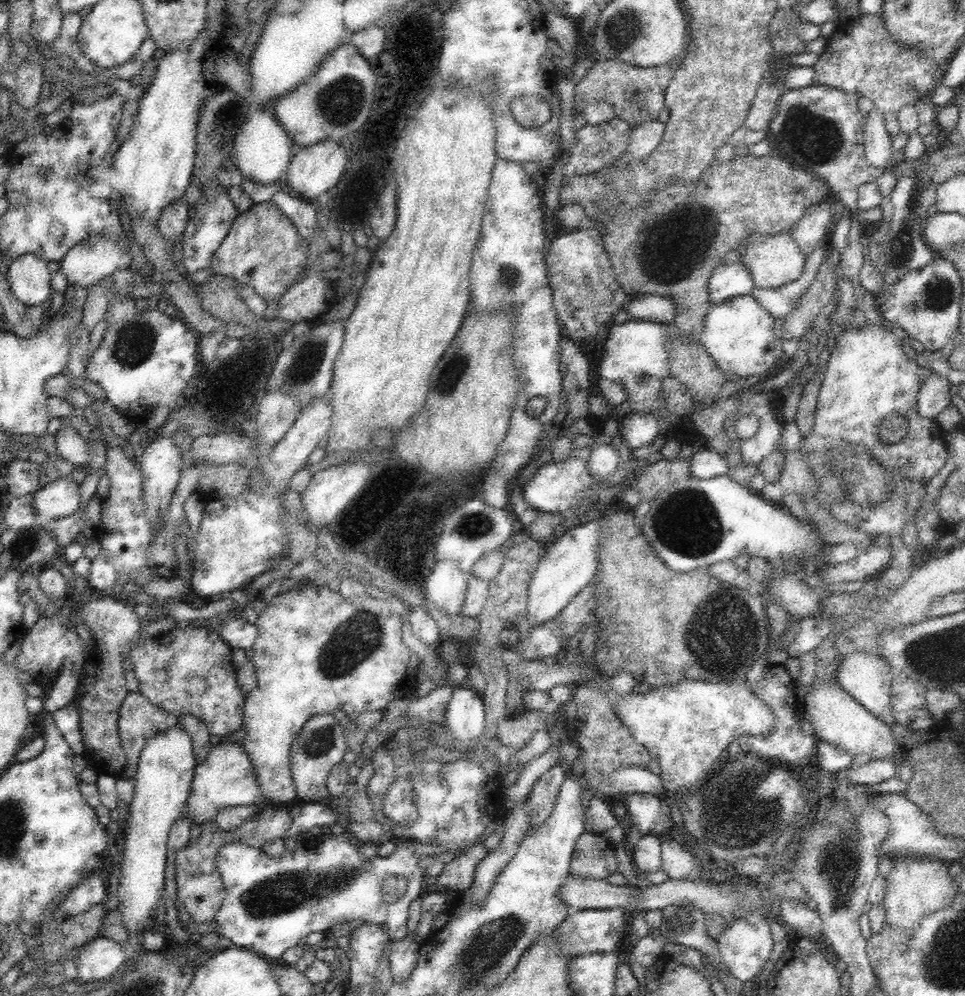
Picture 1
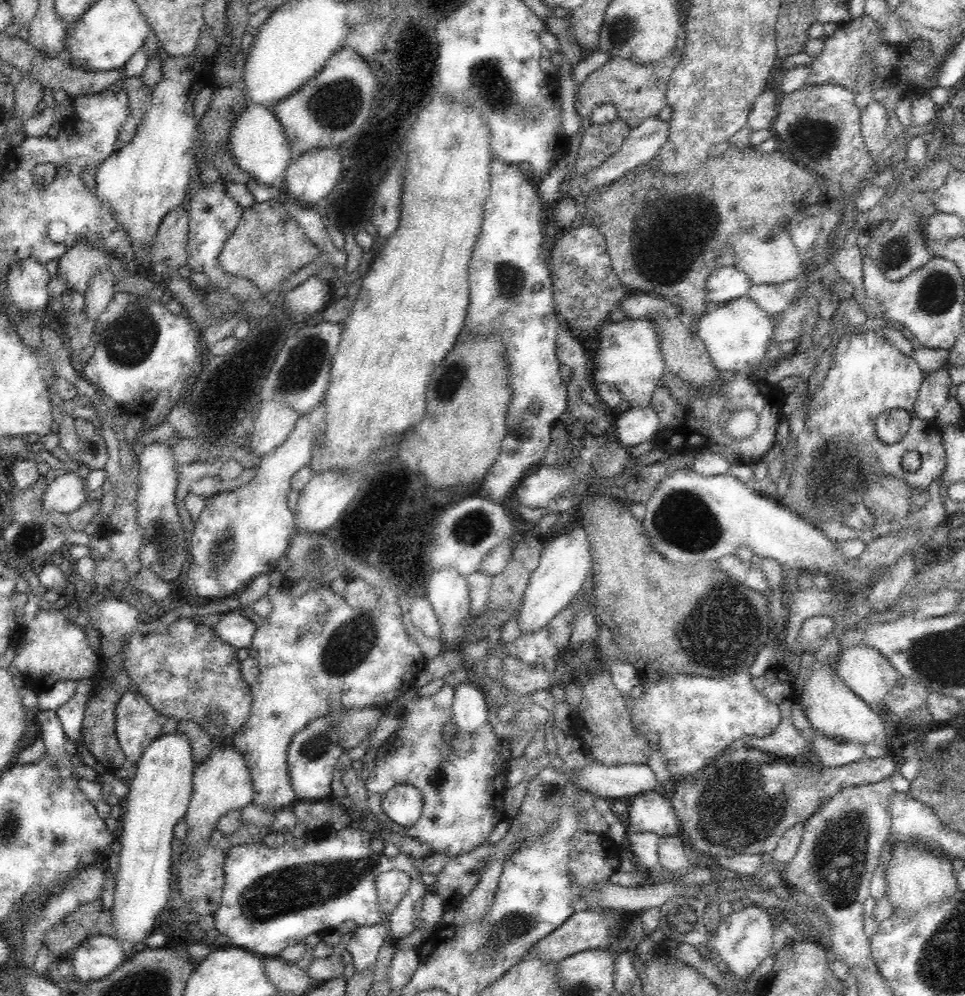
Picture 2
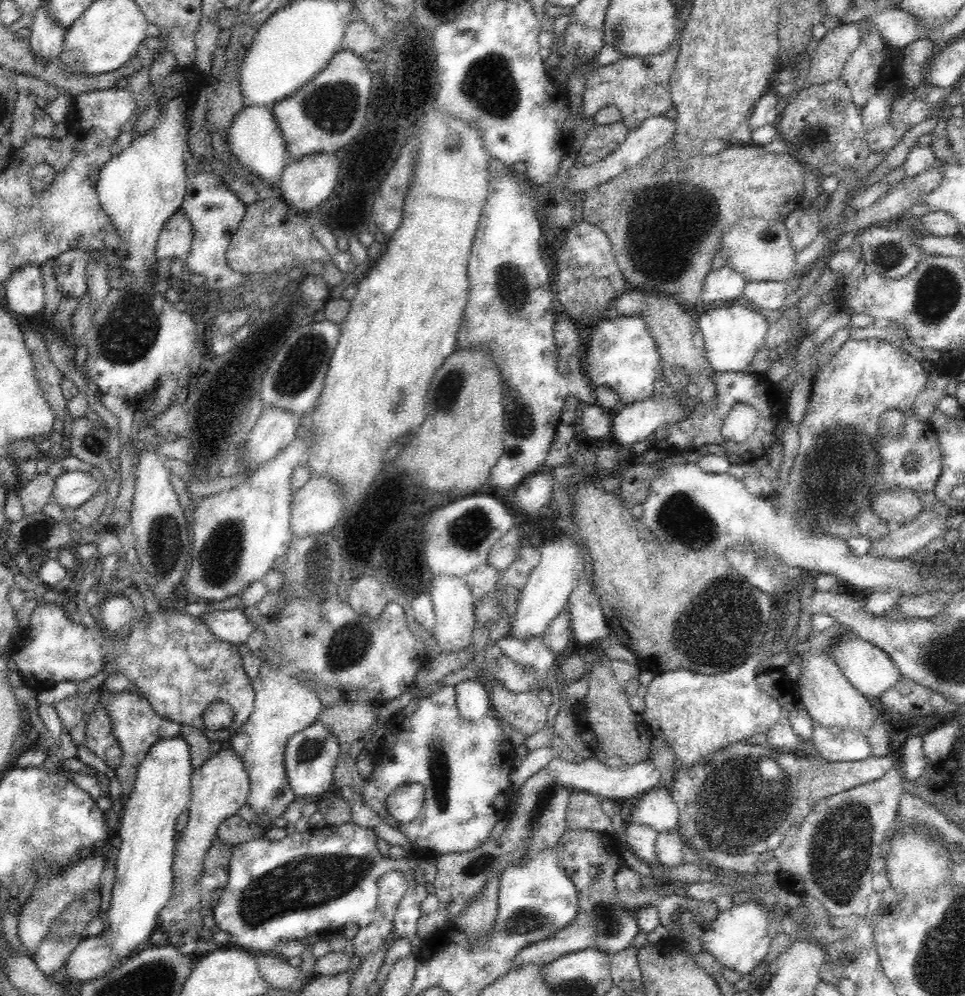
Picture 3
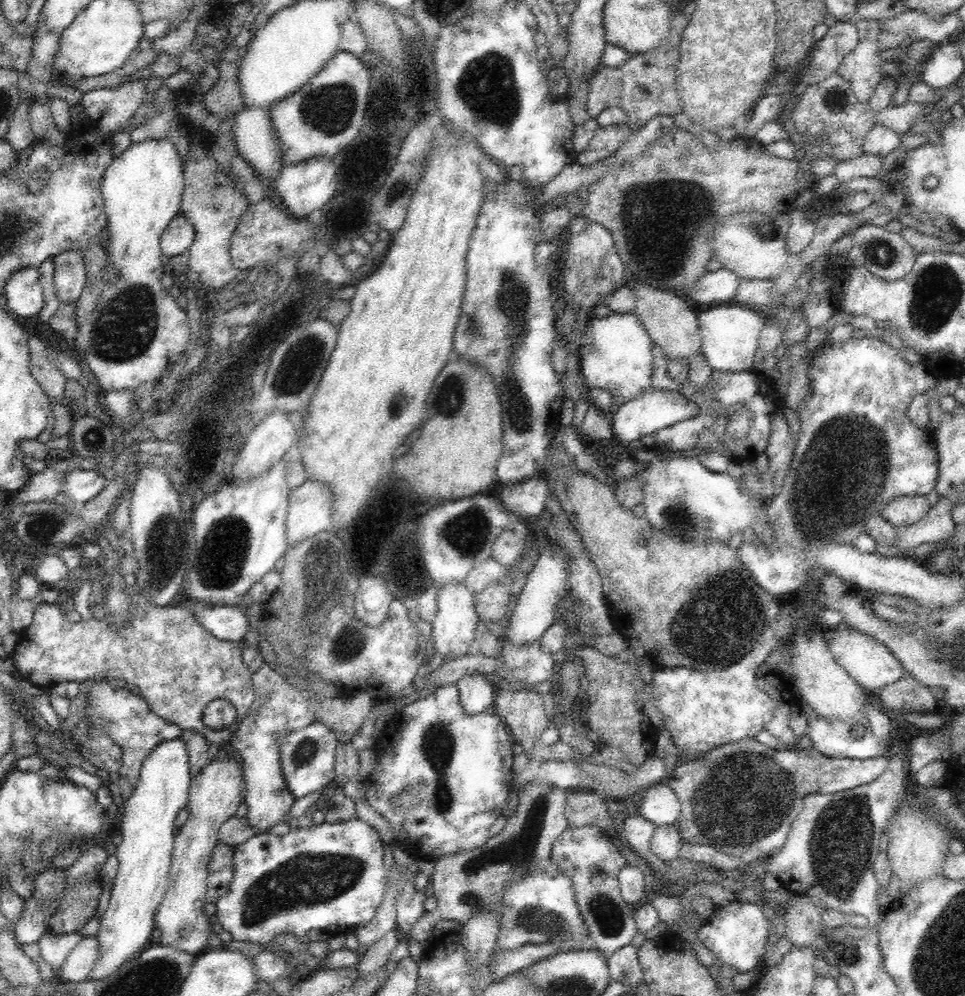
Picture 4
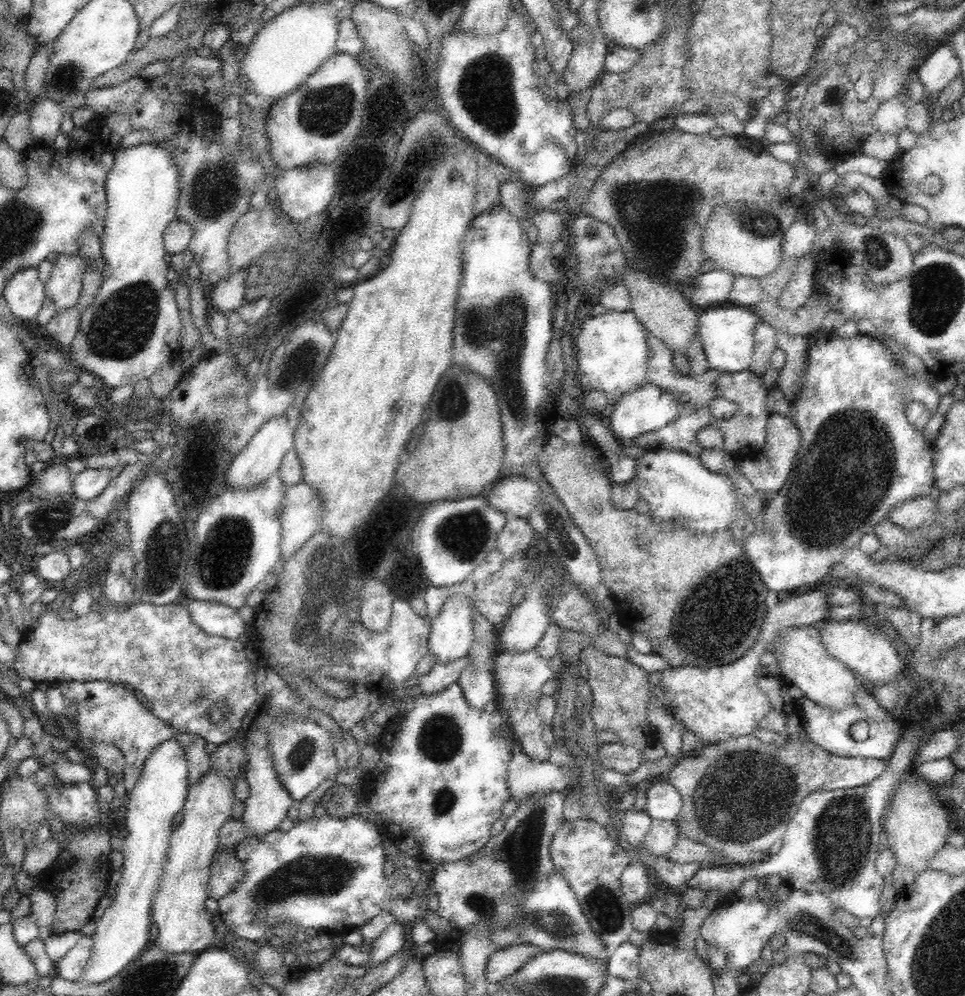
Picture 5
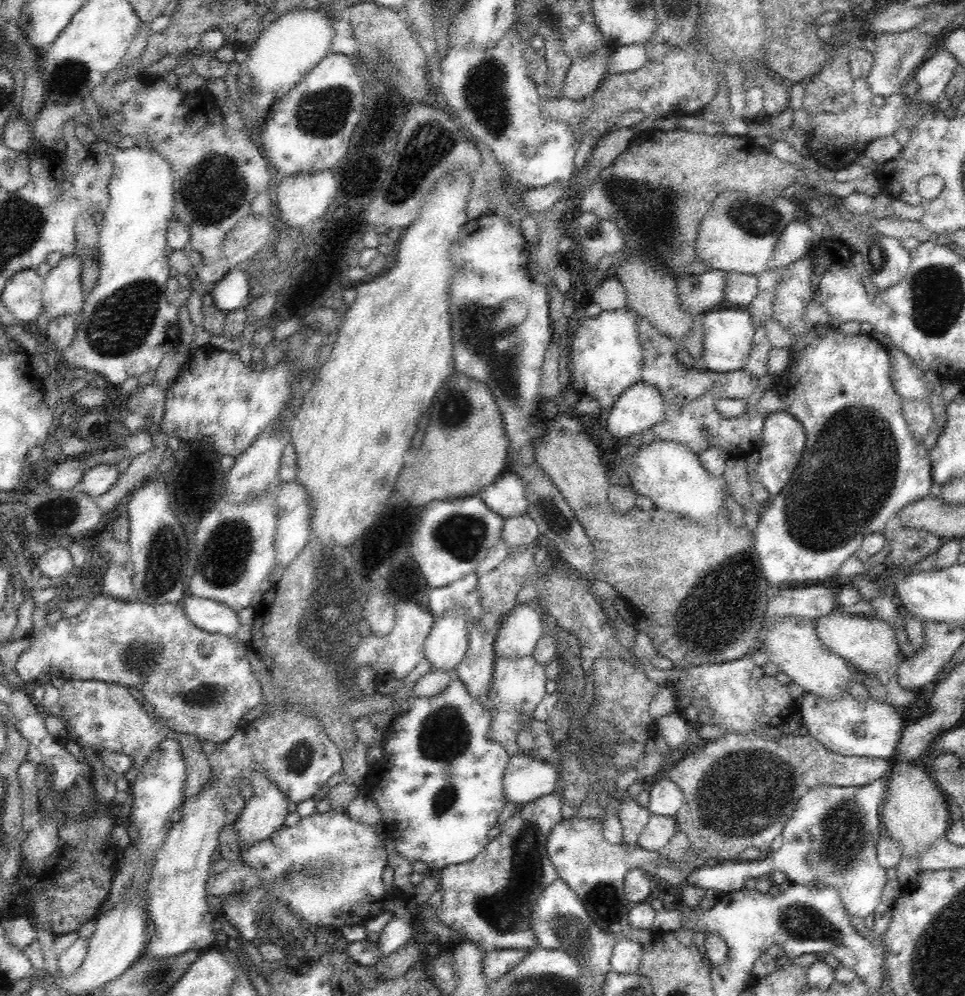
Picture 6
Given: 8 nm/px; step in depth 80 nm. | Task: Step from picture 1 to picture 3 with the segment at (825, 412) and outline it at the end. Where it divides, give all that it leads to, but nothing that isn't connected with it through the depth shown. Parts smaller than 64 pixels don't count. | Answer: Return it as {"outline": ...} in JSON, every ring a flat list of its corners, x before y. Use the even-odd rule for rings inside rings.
{"outline":[[848,339,839,347,839,351,836,352,834,356,830,356,830,360,828,360,826,364,815,366,811,372,813,382,812,394,810,394,810,399,808,400,806,415,799,425,800,447,798,448,798,454,796,454,788,479,785,480,784,485,778,490,774,498,772,498,774,509,790,517,790,519,792,519,799,528,802,528,807,532,807,534,832,536,833,538,842,538,846,541,846,538,850,538,850,536,859,535,857,525,858,513,862,512,864,509,871,509,871,502,879,492,889,491,894,487,910,489,919,494,934,491,936,481,942,471,943,457,940,443,931,424,929,422,923,423,915,416,915,409,913,406,914,400,918,397,918,394,926,388,930,375,931,373,923,369,923,366,916,360,915,356,909,355,903,348,892,346,892,343,889,343,886,339],[892,409,900,410,900,412,902,412,902,415,904,416,903,430,896,435,882,435,882,433,880,433,880,420,882,414],[910,455,916,457,916,460,918,461,918,466,916,466,916,468,907,468,904,465,906,458]]}

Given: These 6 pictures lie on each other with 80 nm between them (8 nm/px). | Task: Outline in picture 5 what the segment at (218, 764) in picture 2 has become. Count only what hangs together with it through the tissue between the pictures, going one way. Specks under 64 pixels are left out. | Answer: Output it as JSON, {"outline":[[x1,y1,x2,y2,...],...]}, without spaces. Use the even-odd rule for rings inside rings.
{"outline":[[211,768,201,779,189,785,181,810,184,817,172,830,162,881,153,901,152,920,159,934,151,946,168,953,197,955,216,940,215,927,212,925,213,912,210,914,206,910,205,902,209,898,212,856,219,850,219,830,230,819,234,800,234,782,216,769]]}

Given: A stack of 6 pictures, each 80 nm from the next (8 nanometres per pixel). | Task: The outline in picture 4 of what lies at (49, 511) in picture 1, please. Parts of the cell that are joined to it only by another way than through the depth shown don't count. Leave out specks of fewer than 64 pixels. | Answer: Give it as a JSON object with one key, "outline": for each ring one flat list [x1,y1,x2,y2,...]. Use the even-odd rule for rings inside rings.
{"outline":[[96,470,66,472,60,500,67,505,88,502,104,488,105,480,104,475]]}

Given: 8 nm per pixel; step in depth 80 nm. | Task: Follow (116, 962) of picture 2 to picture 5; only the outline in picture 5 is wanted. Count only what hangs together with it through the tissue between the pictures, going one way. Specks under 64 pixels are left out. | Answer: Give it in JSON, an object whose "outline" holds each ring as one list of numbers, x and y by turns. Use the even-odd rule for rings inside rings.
{"outline":[[82,935,78,943,54,964,55,974,58,974,64,980,78,980,80,974,84,972,84,966,88,964,92,948,93,941,91,936]]}

